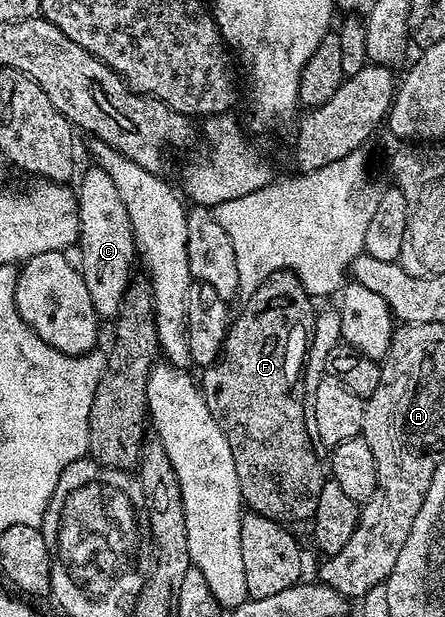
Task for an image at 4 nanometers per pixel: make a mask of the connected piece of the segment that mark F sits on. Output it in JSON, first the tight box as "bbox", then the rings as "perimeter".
{"bbox":[200,274,327,526],"perimeter":[[[279,274],[271,276],[265,280],[257,290],[249,297],[246,309],[242,313],[237,313],[236,319],[230,326],[226,334],[226,342],[222,345],[222,354],[215,364],[209,365],[206,372],[200,376],[200,387],[202,396],[206,400],[208,410],[216,418],[224,438],[228,438],[228,446],[232,446],[232,462],[236,462],[236,478],[240,482],[240,494],[242,503],[247,509],[264,518],[272,518],[277,524],[295,526],[301,520],[309,521],[316,510],[316,502],[320,502],[320,490],[325,486],[327,477],[324,475],[324,464],[318,461],[318,456],[314,453],[316,444],[310,438],[306,429],[304,418],[304,406],[302,405],[302,392],[300,385],[302,383],[302,373],[306,366],[306,353],[310,351],[310,336],[314,333],[314,318],[316,315],[315,301],[306,293],[304,286],[298,281],[297,276],[293,274]]]}

